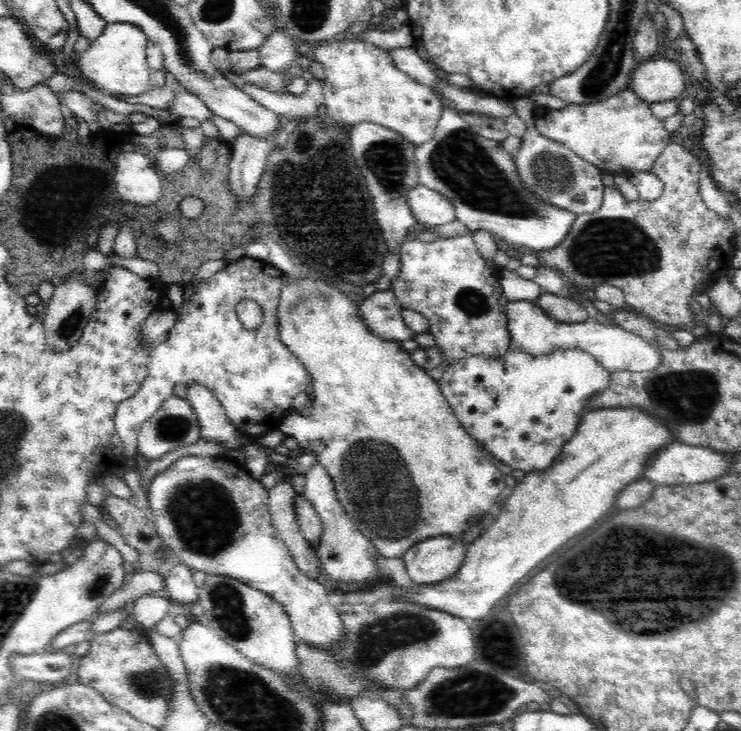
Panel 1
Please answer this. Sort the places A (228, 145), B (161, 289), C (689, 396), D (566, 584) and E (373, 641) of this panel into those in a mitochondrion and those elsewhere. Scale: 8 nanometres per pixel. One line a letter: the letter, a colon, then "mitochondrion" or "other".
A: other
B: other
C: mitochondrion
D: other
E: mitochondrion

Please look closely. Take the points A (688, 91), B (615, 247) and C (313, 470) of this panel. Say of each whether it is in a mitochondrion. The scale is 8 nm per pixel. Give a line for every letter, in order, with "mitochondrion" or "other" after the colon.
A: other
B: mitochondrion
C: other

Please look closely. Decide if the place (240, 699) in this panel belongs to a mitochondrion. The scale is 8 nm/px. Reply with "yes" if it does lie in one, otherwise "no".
yes

